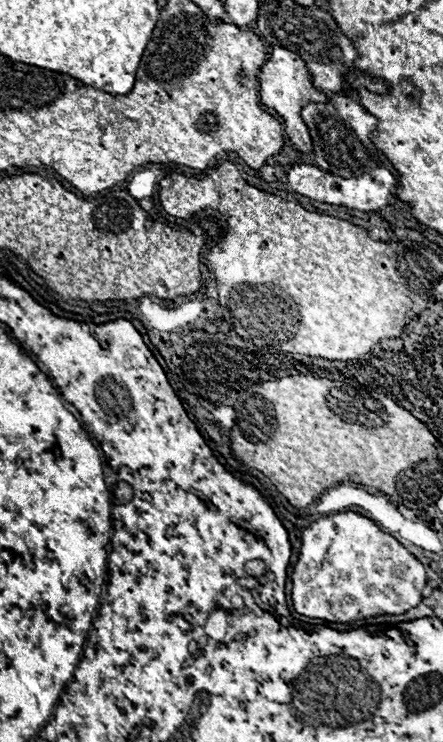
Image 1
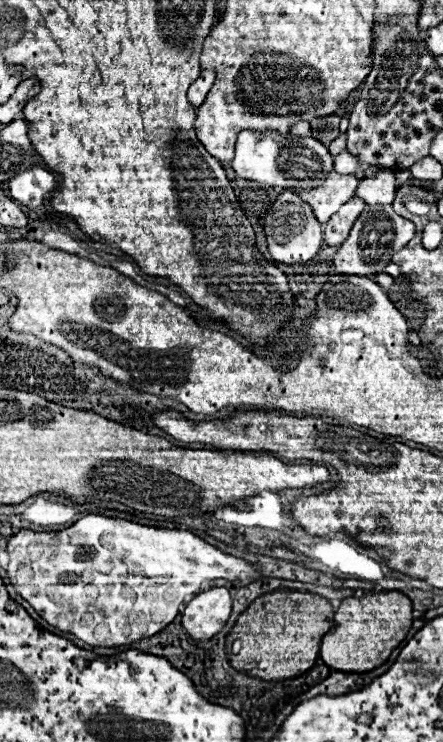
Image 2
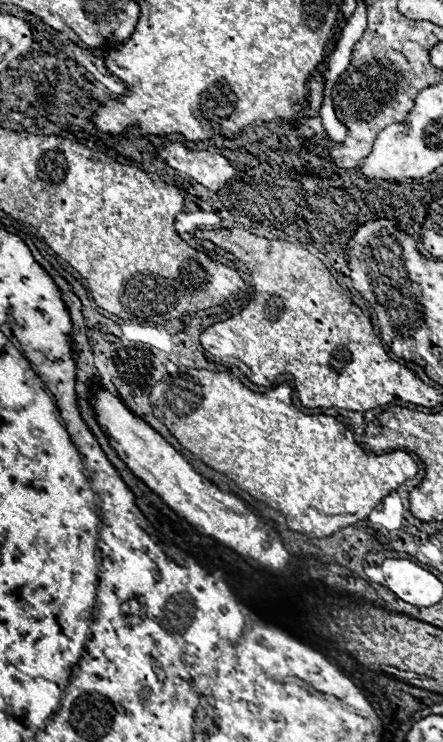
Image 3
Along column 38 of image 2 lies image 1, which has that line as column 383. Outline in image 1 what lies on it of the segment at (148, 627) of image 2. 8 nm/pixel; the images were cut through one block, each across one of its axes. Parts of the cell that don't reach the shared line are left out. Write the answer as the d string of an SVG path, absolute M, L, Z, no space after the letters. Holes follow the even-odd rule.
M336 512L312 522L302 532L302 548L292 572L292 604L294 610L326 622L348 624L354 620L366 620L380 614L404 614L422 602L422 590L426 586L424 566L410 554L396 538L382 532L370 518L358 512Z

